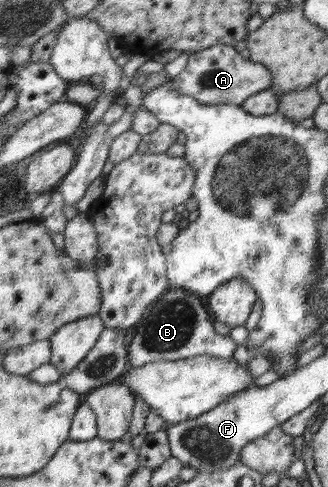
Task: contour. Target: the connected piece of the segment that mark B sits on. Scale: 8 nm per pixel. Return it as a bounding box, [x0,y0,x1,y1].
[128,289,237,368]

